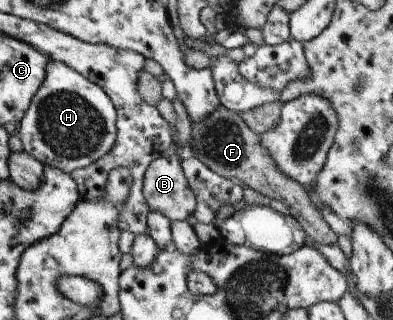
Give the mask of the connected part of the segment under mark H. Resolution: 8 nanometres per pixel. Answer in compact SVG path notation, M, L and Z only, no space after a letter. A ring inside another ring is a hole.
M49 58L44 82L18 123L16 133L23 150L29 155L43 165L71 173L112 150L117 137L116 117L114 103L101 86L84 78L62 61Z

